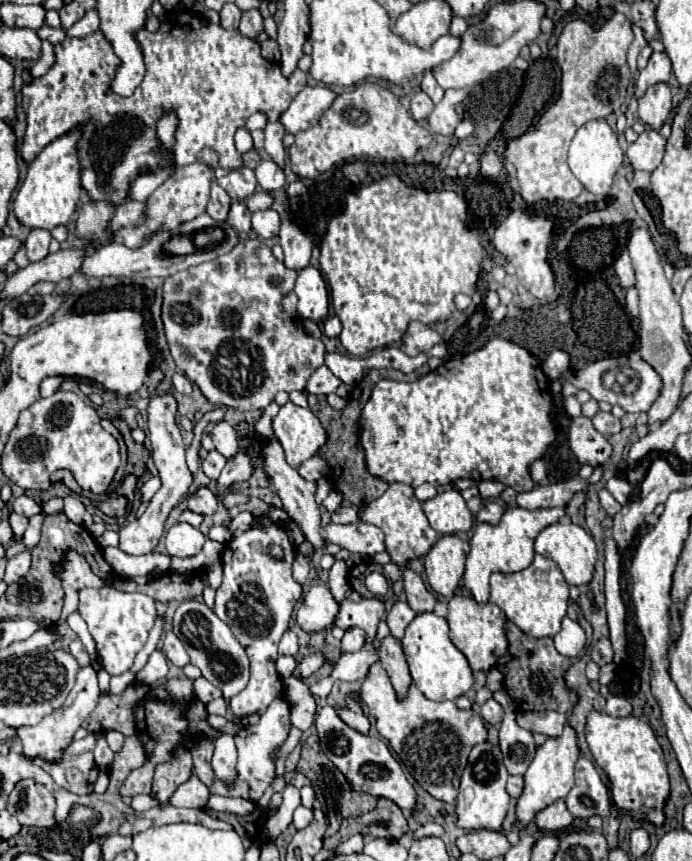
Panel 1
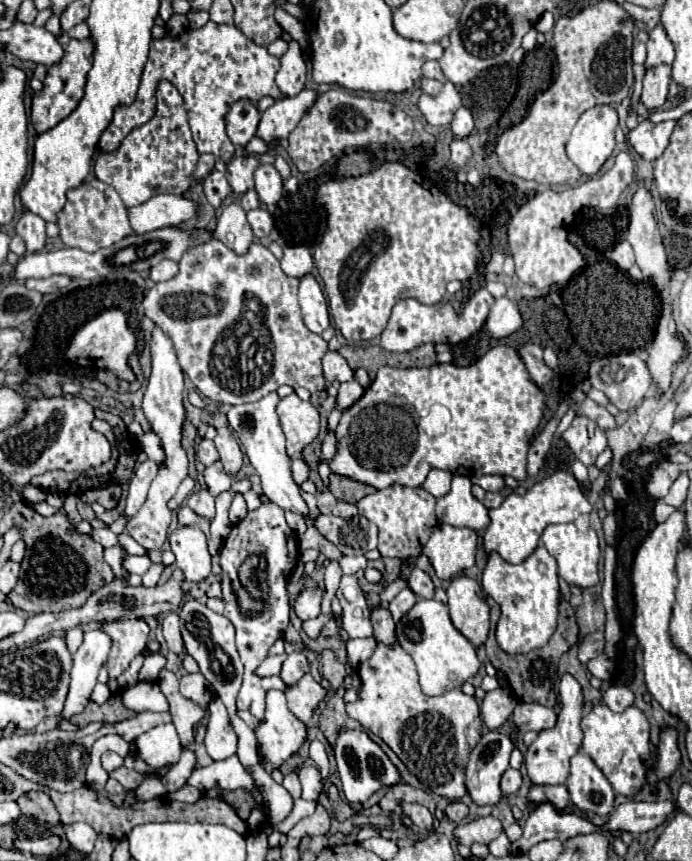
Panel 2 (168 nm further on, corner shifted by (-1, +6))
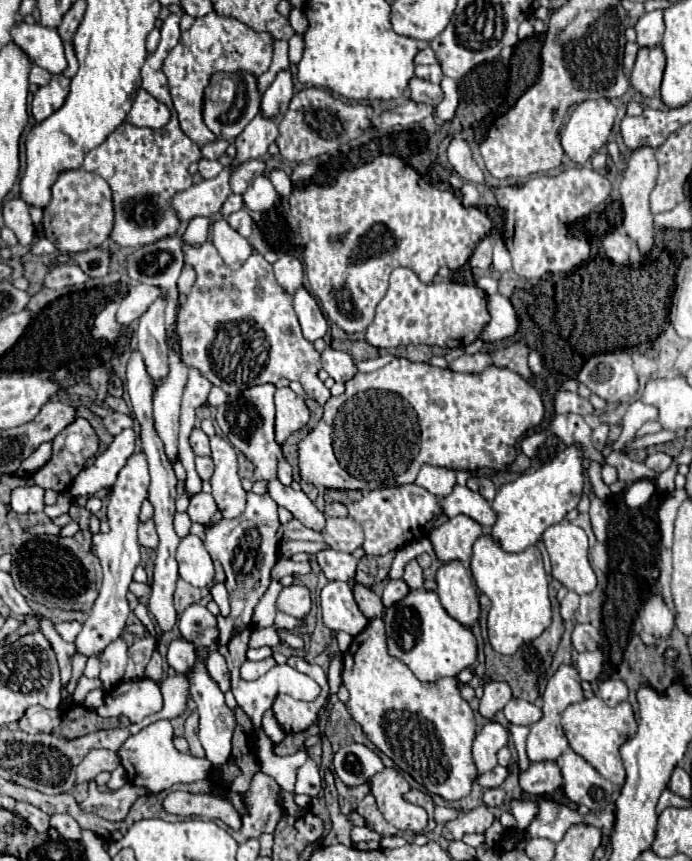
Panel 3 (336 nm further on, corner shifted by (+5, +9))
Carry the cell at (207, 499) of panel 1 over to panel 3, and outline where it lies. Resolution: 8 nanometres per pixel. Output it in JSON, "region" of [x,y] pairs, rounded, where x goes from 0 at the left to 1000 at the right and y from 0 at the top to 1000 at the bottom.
{"region":[[[289,571],[283,574],[277,581],[275,581],[275,588],[272,588],[272,599],[277,606],[286,606],[286,609],[303,609],[309,597],[312,597],[312,583],[306,578],[306,574],[298,574],[298,571]]]}

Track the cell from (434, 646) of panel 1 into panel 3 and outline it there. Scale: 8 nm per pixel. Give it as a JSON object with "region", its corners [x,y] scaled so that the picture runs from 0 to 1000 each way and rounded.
{"region":[[[592,685],[569,704],[558,706],[558,748],[561,760],[581,767],[610,792],[627,792],[642,785],[659,785],[688,769],[691,748],[682,732],[659,722],[636,702],[630,688]]]}

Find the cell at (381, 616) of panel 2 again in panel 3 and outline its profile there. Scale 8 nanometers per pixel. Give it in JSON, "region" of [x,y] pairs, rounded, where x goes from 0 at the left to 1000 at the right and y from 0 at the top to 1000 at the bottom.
{"region":[[[512,676],[509,688],[512,688],[512,697],[514,697],[514,702],[517,702],[520,711],[523,711],[523,713],[526,713],[532,720],[538,720],[540,715],[552,718],[555,702],[552,702],[549,692],[543,692],[543,690],[540,690],[535,683],[529,683],[529,681],[517,678],[517,676]]]}

